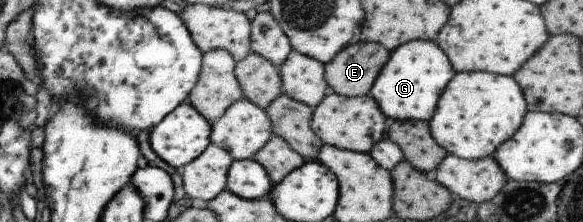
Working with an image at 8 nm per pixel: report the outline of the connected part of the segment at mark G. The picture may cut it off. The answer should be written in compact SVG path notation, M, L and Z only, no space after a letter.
M413 40L392 52L391 61L376 79L371 95L380 103L384 115L391 121L429 121L442 89L454 74L455 69L451 61L438 44L426 40Z

